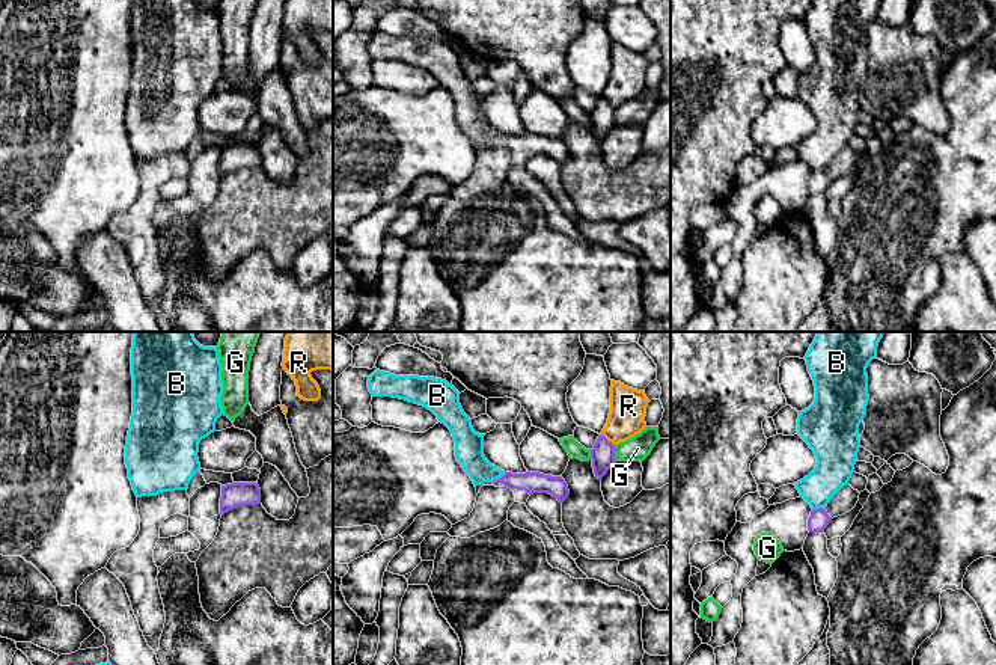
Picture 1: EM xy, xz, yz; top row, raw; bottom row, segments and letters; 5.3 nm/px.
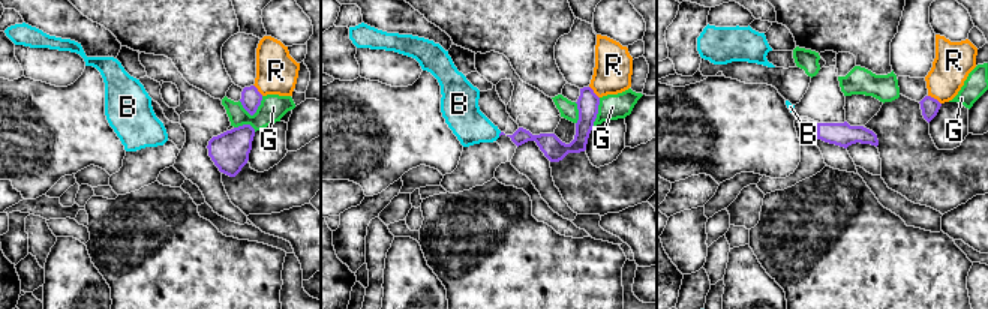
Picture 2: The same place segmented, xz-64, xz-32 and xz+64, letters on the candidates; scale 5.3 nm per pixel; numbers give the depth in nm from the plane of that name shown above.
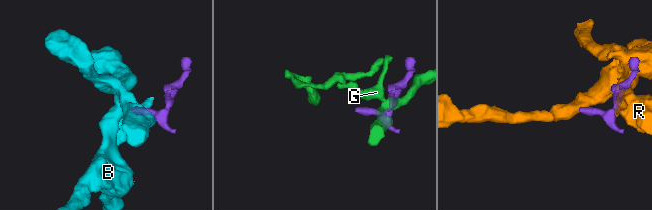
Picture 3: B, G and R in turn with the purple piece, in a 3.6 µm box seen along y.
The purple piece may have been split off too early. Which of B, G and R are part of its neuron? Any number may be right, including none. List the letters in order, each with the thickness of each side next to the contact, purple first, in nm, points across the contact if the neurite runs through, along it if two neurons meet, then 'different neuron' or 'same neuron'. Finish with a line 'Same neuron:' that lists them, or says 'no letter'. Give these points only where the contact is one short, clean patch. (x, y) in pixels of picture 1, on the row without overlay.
B: 110 nm thick on the purple side, 160 nm on the other; border along xz (507, 134), (491, 144); different neuron
G: 130 nm thick on the purple side, 140 nm on the other; border along xz (614, 107), (615, 124); different neuron
R: 130 nm thick on the purple side, 190 nm on the other; different neuron
Same neuron: no letter

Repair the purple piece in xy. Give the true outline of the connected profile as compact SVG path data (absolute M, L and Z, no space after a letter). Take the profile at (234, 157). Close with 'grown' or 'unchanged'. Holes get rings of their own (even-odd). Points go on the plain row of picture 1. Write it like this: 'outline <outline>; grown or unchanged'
outline M232 145L222 148L220 176L229 172L261 166L261 151L256 145Z; unchanged

